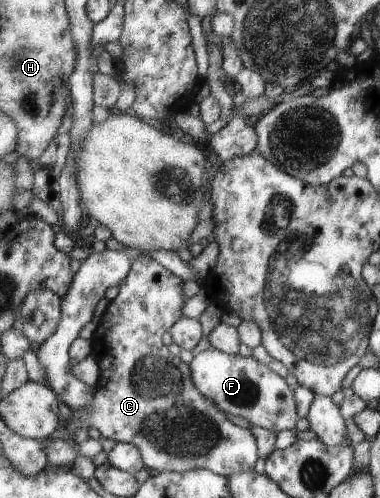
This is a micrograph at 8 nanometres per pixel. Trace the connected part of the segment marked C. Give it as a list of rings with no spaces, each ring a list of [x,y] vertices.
[[[141,253],[134,259],[130,274],[120,283],[118,295],[109,303],[110,308],[102,323],[98,324],[92,340],[93,354],[99,366],[94,401],[82,411],[72,410],[70,423],[60,425],[50,435],[50,439],[73,442],[72,435],[78,429],[96,429],[105,439],[136,445],[142,453],[145,468],[152,473],[185,473],[194,469],[208,469],[230,478],[238,473],[254,471],[254,465],[258,461],[256,437],[248,429],[238,427],[230,419],[226,419],[226,413],[210,397],[198,390],[193,383],[190,365],[172,355],[162,339],[164,333],[170,332],[184,317],[184,303],[190,297],[184,296],[182,285],[184,280],[170,273],[148,253]]]

